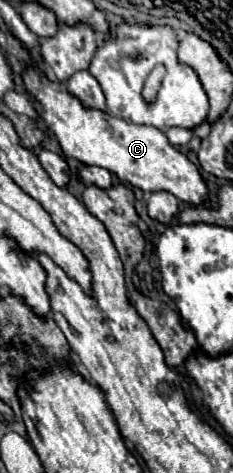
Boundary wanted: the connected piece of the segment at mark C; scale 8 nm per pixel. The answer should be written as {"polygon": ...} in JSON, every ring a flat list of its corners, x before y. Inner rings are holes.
{"polygon":[[36,66,24,74,24,84,30,96,42,104,40,120,48,124,50,134,60,142,66,156,72,156,88,166,102,166,116,174,122,182,128,182,144,192,164,190,190,206,200,206,208,200,208,186,200,176,198,166,192,164,178,148,174,148,162,130,128,124,112,114,84,108,80,100,62,90,58,82,46,78]]}

